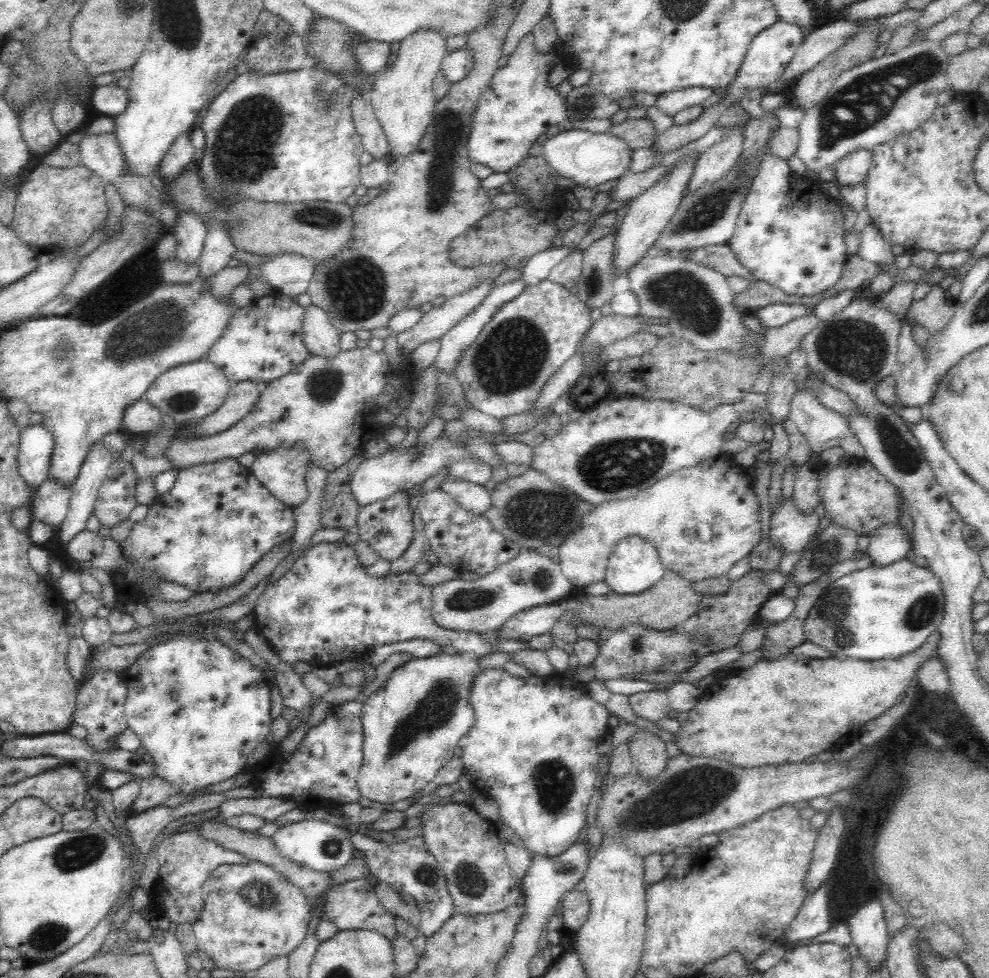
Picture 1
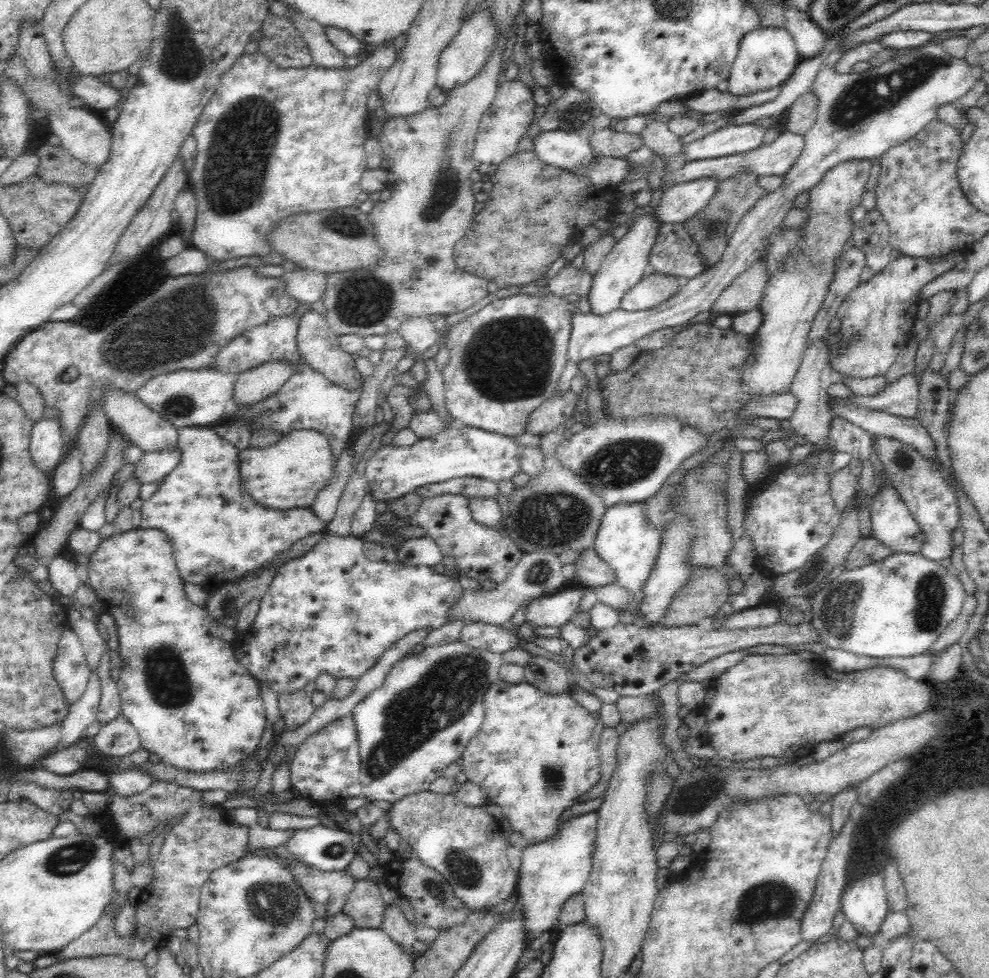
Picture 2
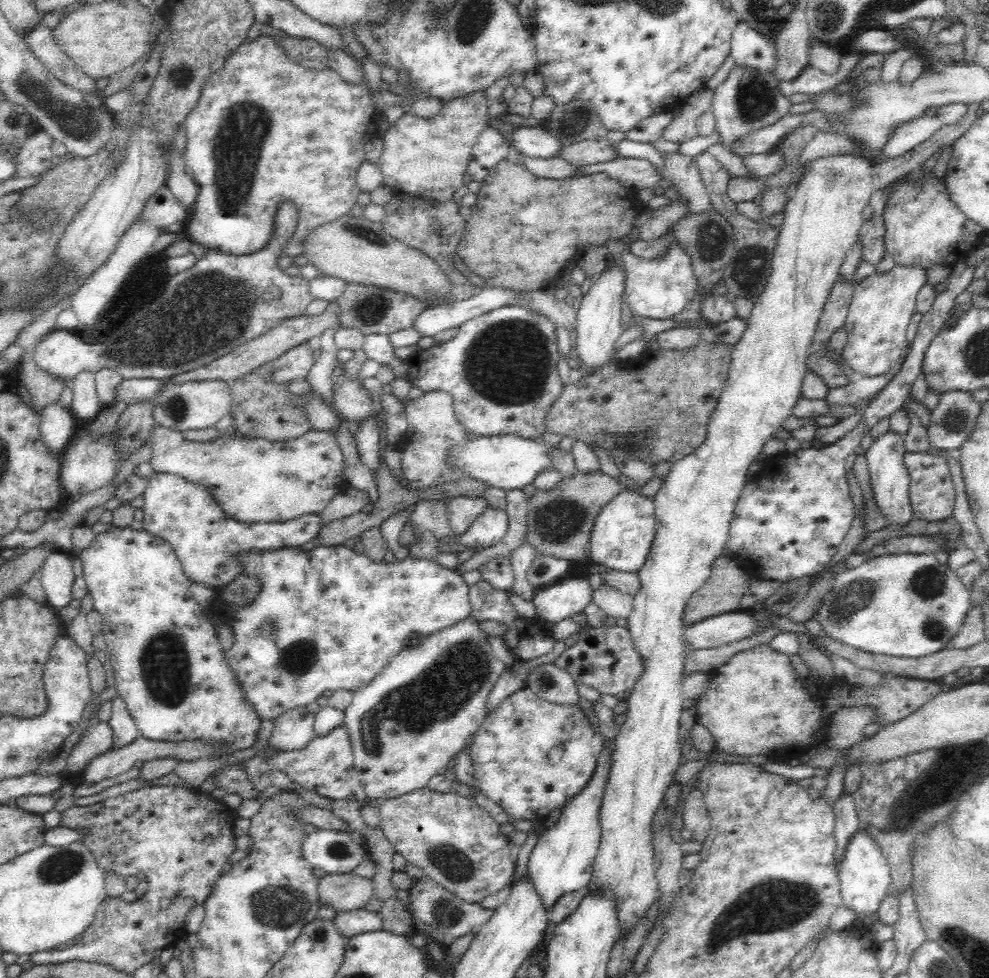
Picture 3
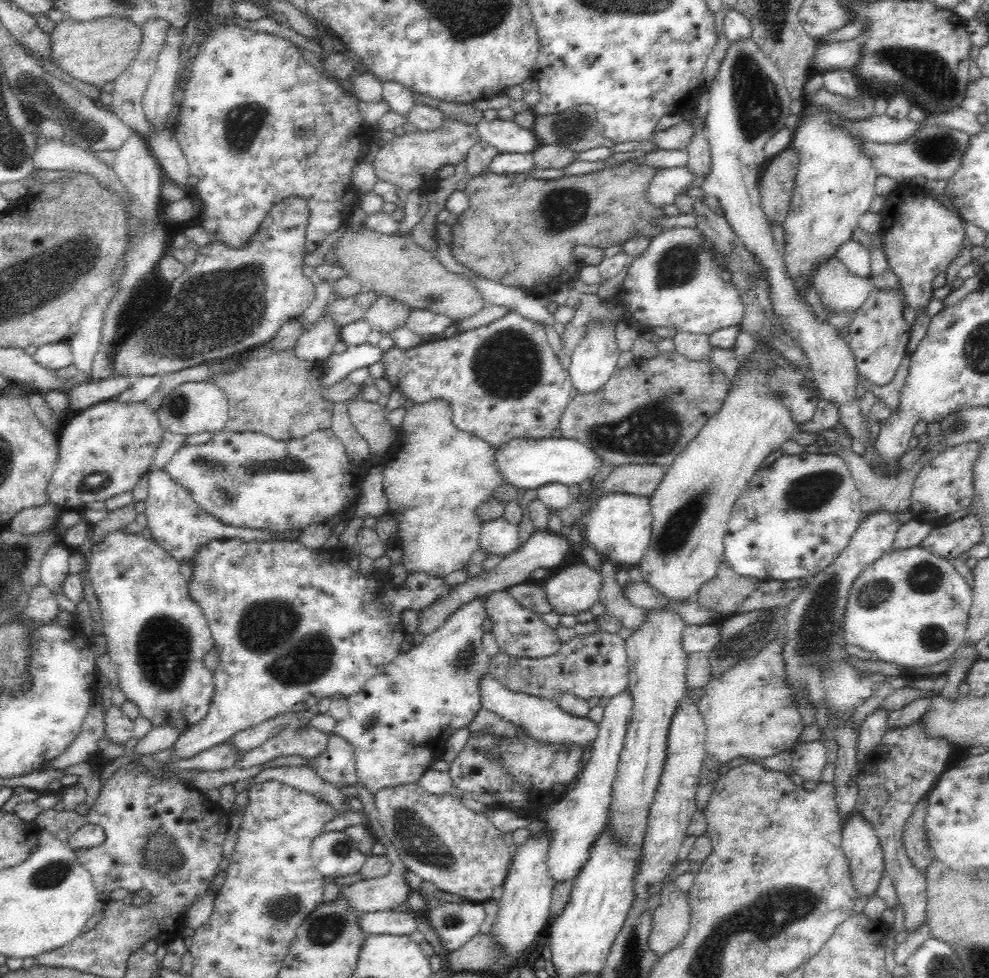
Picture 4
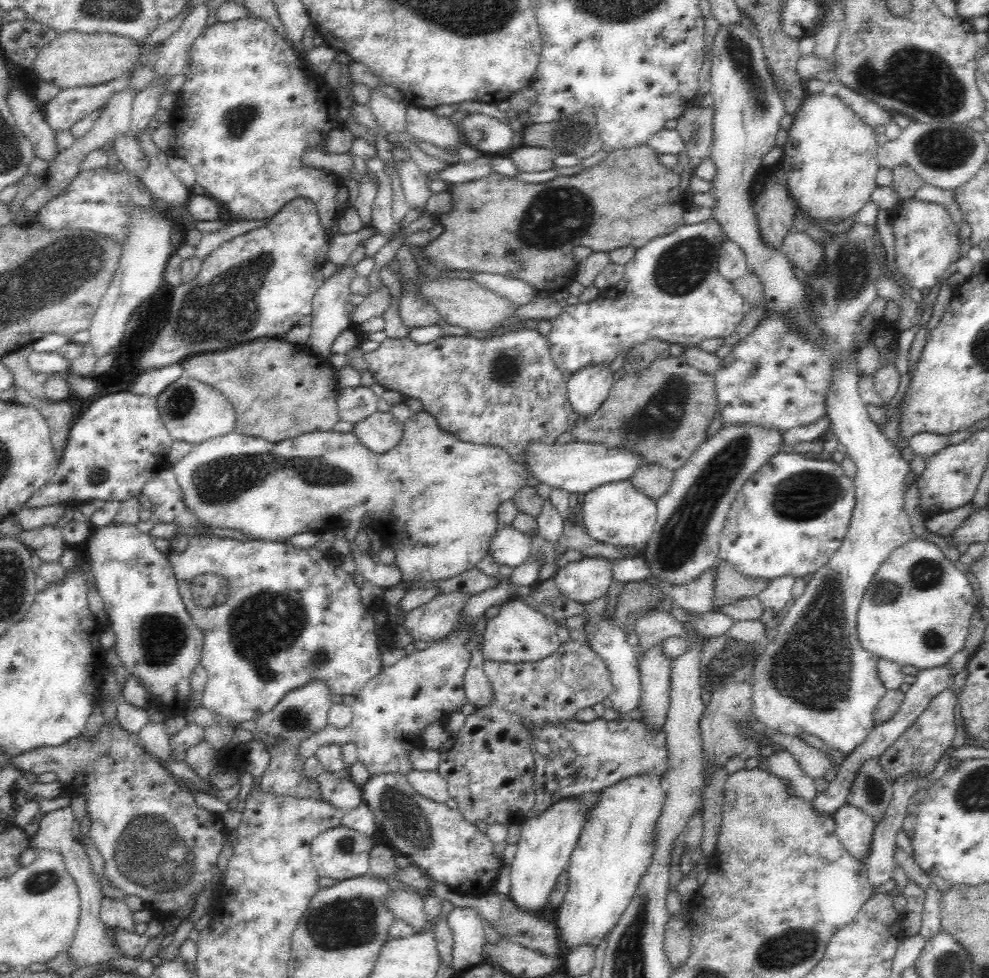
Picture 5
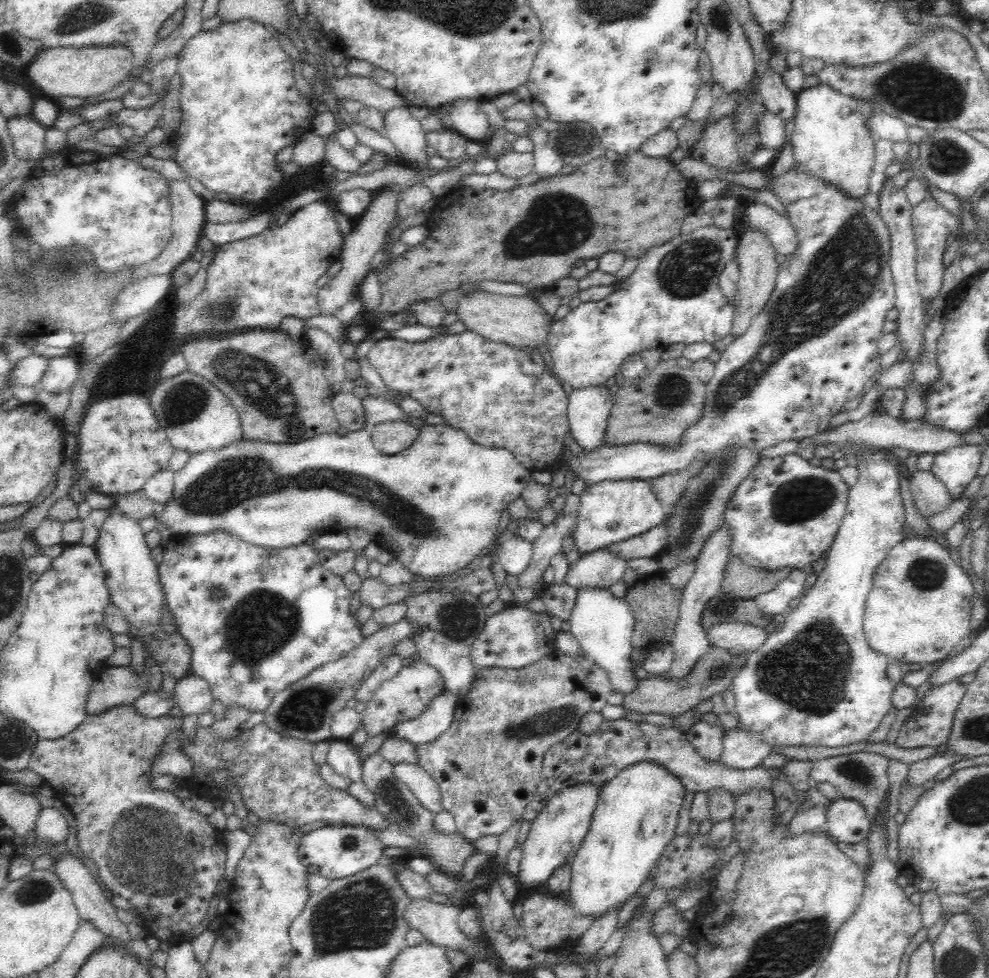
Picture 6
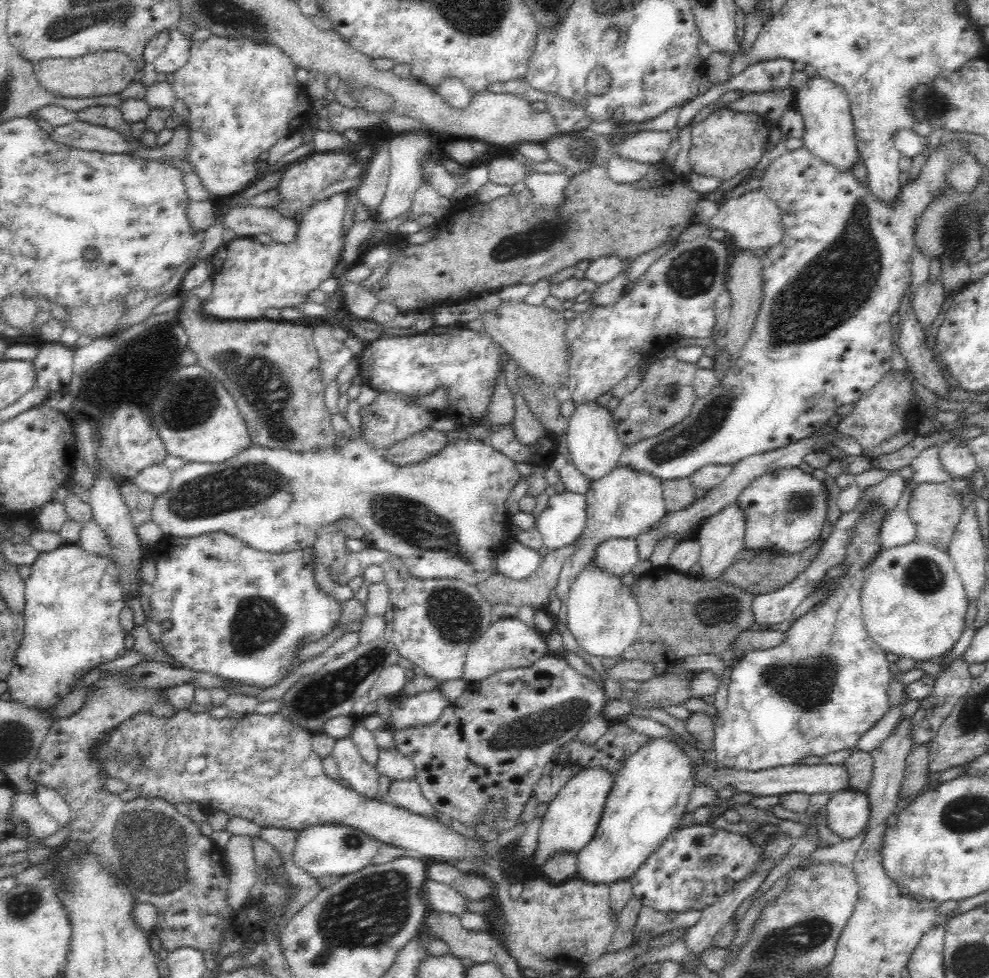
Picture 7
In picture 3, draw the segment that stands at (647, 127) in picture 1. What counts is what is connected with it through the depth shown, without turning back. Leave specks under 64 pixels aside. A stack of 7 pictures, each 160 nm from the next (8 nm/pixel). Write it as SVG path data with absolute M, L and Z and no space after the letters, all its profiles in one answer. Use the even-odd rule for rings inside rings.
M584 140L572 145L564 145L556 158L573 166L597 164L615 160L618 156L612 144L604 140Z

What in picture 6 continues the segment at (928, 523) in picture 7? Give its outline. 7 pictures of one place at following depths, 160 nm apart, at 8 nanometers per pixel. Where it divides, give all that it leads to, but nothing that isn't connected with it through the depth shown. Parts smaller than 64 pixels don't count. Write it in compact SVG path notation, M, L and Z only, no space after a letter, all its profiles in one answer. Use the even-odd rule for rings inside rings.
M932 471L914 472L909 476L909 487L916 511L926 520L946 510L954 502L945 484L938 480Z

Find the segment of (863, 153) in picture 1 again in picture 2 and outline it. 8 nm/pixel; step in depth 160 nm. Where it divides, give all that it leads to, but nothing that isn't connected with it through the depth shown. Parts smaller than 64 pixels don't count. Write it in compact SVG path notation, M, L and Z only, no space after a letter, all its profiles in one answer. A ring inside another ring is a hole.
M854 159L842 162L824 174L823 180L808 190L805 222L800 224L800 244L786 254L783 266L769 276L759 304L762 324L752 334L752 348L740 368L742 385L748 389L748 400L788 393L796 376L812 322L823 305L835 278L838 262L848 249L854 219L852 210L861 205L866 184L872 177L874 161Z

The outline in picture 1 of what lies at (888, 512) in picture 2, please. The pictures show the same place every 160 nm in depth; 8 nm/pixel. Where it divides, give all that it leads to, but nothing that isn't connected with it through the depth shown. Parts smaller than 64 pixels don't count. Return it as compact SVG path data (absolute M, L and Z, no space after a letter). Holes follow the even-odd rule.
M898 520L880 524L869 537L867 553L874 564L886 566L914 553L912 532L902 527Z

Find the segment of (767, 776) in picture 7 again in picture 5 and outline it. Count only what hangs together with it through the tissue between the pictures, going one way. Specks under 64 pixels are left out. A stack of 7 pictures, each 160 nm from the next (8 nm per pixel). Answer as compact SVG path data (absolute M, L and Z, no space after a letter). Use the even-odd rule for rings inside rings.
M598 717L584 723L572 719L563 725L546 725L533 738L535 759L535 804L523 820L538 816L556 800L584 793L600 793L626 776L640 773L661 775L670 768L664 729L655 730L643 720Z

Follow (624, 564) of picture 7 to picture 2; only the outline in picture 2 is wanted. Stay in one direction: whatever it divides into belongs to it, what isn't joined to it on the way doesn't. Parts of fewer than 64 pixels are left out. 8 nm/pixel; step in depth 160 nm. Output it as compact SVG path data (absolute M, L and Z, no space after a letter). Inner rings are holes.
M580 587L556 590L552 594L540 596L527 605L526 623L532 628L541 626L562 627L568 623L584 600Z

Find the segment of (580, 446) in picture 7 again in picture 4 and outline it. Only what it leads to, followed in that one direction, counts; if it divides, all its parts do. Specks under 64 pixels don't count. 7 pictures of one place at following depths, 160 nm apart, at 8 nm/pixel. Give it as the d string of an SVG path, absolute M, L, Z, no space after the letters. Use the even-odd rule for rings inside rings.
M590 323L587 326L587 333L582 337L582 340L571 354L568 374L572 387L576 389L578 394L584 395L600 390L617 369L618 356L615 331L612 331L608 325L602 325L602 323L599 325Z

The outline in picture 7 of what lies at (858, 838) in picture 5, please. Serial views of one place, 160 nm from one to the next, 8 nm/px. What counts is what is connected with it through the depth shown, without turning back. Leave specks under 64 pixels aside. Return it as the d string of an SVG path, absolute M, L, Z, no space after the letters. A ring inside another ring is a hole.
M850 788L829 797L826 810L827 826L842 839L860 834L870 818L868 795Z

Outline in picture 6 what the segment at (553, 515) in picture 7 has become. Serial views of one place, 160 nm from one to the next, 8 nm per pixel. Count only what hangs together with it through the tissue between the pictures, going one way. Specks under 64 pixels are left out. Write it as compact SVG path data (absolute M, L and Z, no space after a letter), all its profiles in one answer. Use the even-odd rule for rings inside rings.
M572 492L568 493L565 498L563 508L559 512L555 512L551 523L543 526L540 536L533 542L533 555L528 568L521 575L517 576L520 586L533 588L536 584L538 584L538 582L542 582L542 572L546 570L546 567L550 564L552 557L561 552L564 538L573 536L577 528L580 501L581 495L575 495Z

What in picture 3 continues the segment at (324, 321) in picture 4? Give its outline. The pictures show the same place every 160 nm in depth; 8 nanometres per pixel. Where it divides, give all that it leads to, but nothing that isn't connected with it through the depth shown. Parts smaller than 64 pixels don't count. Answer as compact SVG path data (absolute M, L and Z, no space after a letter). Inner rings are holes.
M317 339L294 346L273 361L275 371L271 374L271 380L276 382L304 380L316 360L316 354L318 354Z

